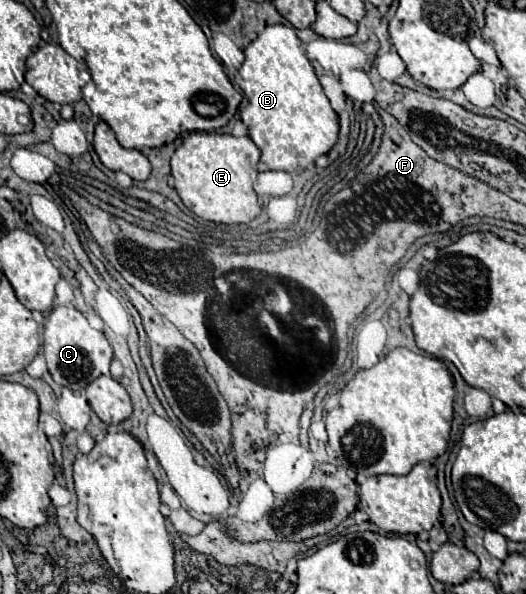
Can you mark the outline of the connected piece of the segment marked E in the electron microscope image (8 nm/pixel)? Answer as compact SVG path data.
M215 131L190 132L171 158L175 190L181 202L199 218L217 224L249 224L261 214L251 172L259 162L259 148L249 136L237 138Z

